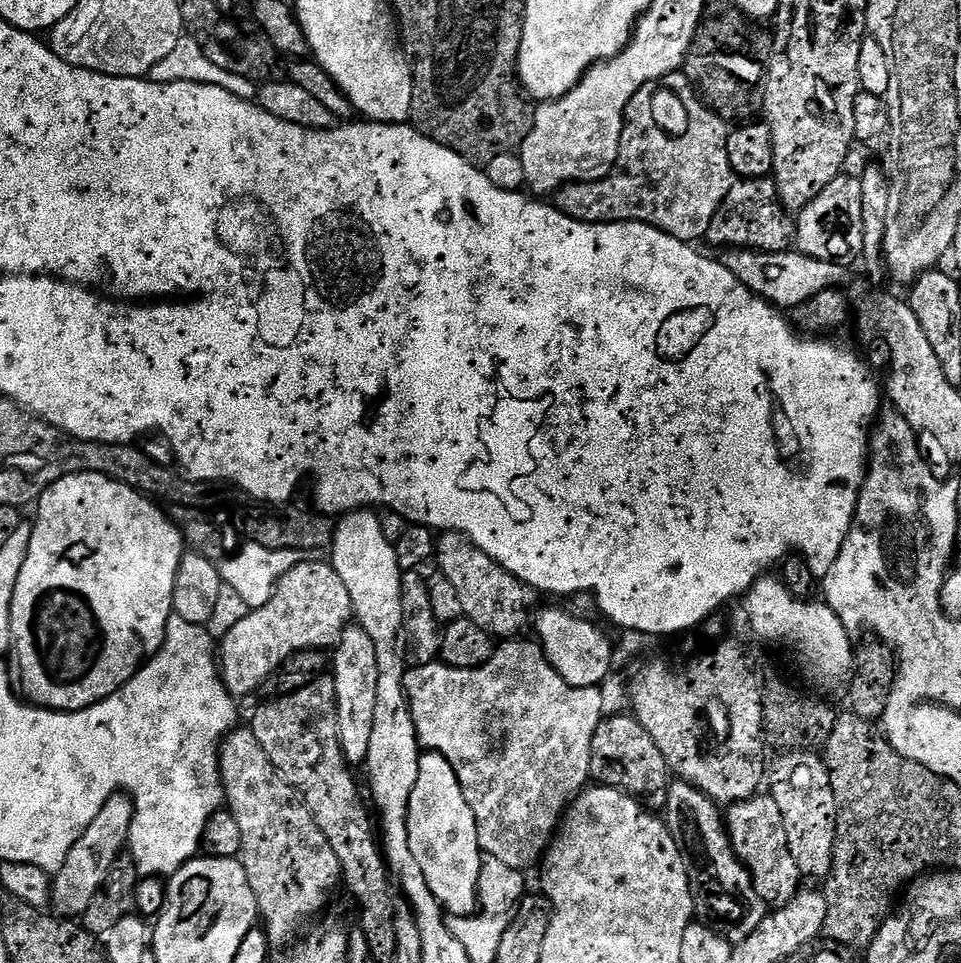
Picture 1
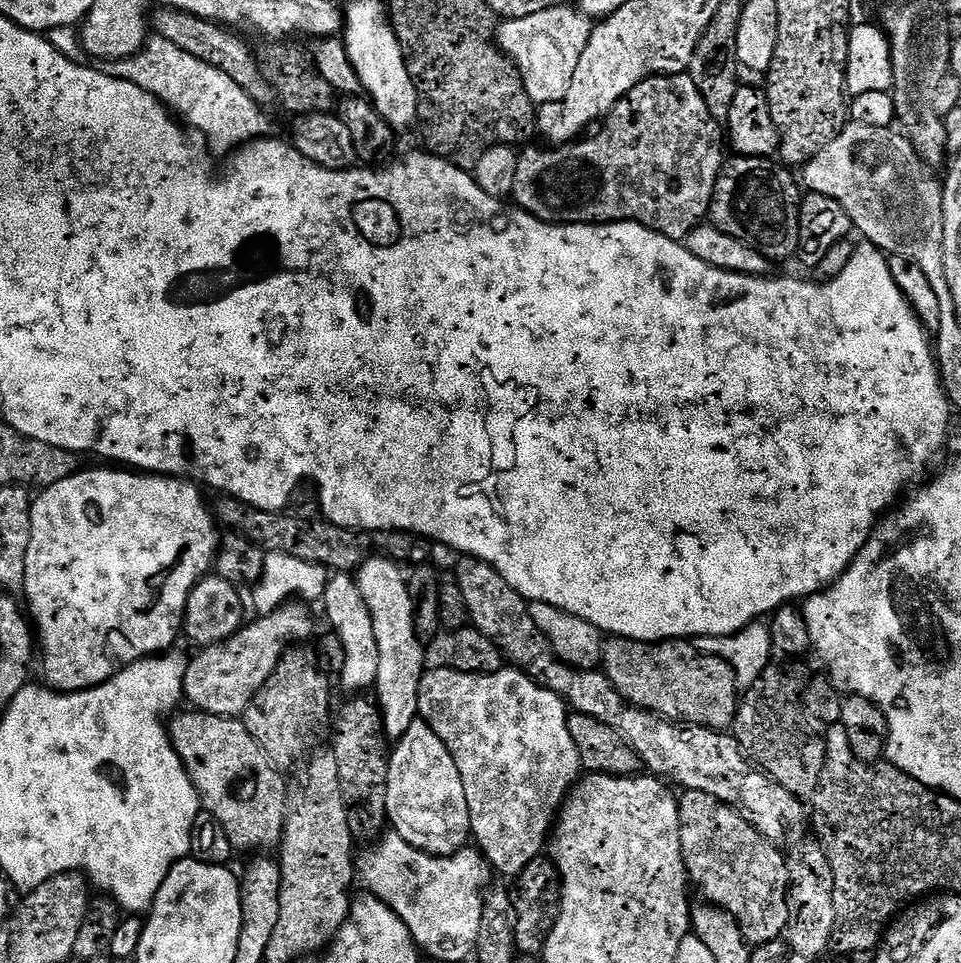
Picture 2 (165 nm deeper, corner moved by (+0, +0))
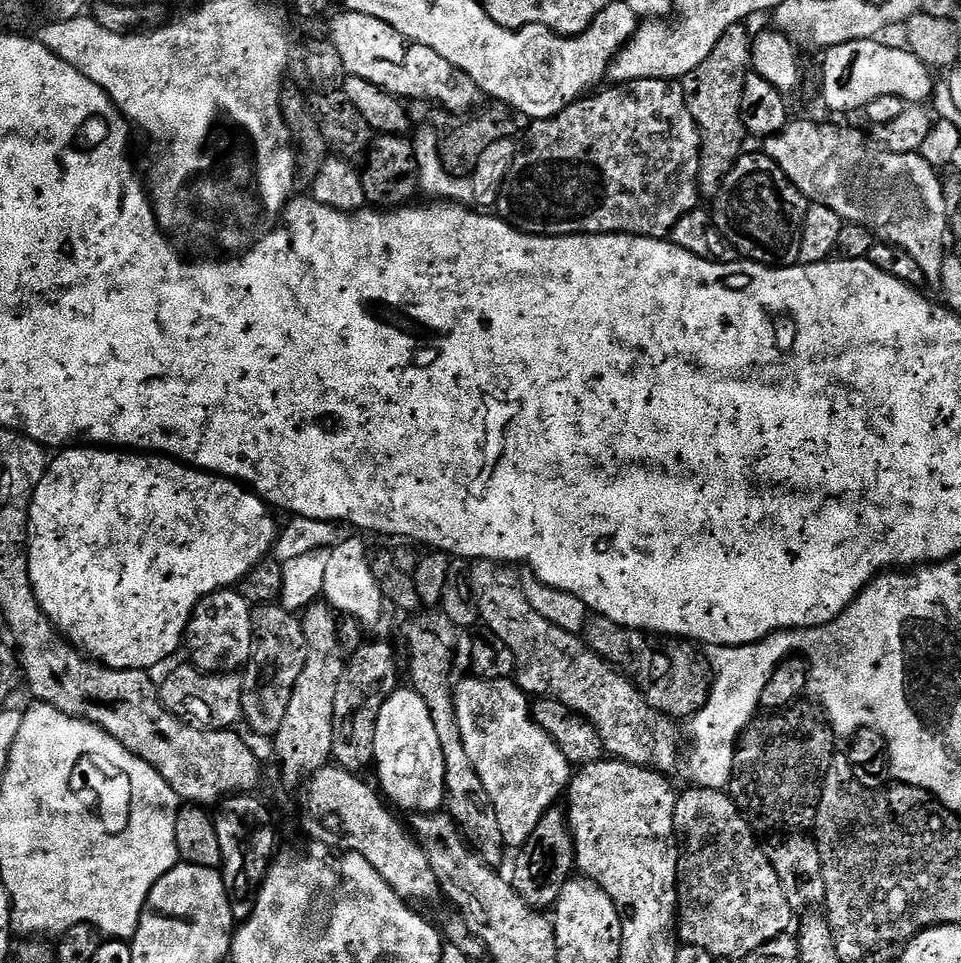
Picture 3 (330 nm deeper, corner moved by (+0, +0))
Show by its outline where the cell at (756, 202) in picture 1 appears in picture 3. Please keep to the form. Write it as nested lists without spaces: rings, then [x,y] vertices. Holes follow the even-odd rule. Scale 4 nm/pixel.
[[[760,150],[750,152],[737,158],[736,165],[732,167],[730,174],[726,174],[718,194],[711,201],[712,221],[743,259],[753,260],[755,264],[791,266],[800,259],[802,226],[810,201],[798,190],[798,186],[794,186],[794,182],[790,182],[790,178],[786,178],[784,171],[767,154]]]

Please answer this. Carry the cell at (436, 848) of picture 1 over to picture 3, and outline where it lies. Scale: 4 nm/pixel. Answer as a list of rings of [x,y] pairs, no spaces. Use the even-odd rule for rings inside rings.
[[[411,686],[397,687],[378,714],[378,726],[374,730],[375,772],[380,779],[379,791],[397,809],[405,808],[408,814],[436,814],[445,807],[446,762],[442,758],[442,746],[426,702]]]

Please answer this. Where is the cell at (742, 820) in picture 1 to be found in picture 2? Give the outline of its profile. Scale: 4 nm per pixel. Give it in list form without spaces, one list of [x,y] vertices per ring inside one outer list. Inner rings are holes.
[[[685,791],[679,797],[680,845],[688,879],[704,891],[705,901],[722,908],[736,917],[747,929],[748,943],[753,946],[768,944],[783,937],[788,930],[788,860],[781,849],[771,844],[740,812],[733,810],[718,798],[701,792]]]

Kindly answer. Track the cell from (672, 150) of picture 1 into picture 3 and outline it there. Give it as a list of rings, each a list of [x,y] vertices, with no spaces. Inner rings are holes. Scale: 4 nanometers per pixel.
[[[629,80],[616,82],[605,92],[597,91],[597,96],[589,95],[572,101],[557,116],[545,120],[533,120],[527,126],[524,144],[517,151],[516,161],[502,186],[495,211],[501,220],[514,225],[520,232],[531,236],[645,236],[651,240],[662,240],[672,235],[672,227],[686,214],[690,214],[701,203],[698,166],[700,165],[700,127],[694,122],[686,106],[683,83],[675,80]]]

